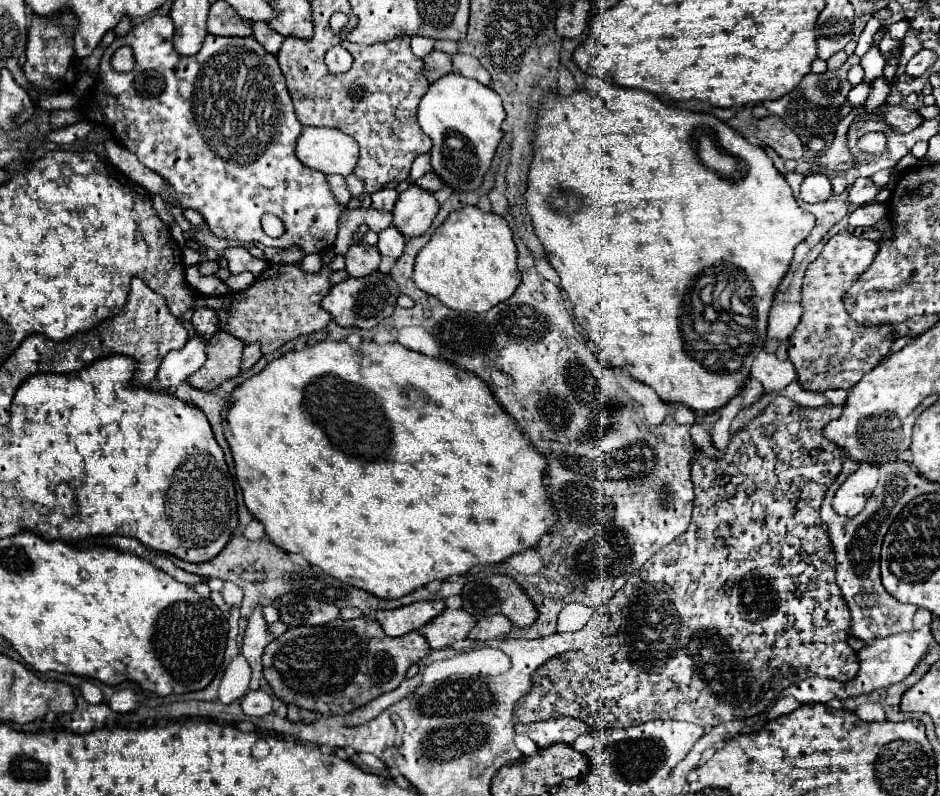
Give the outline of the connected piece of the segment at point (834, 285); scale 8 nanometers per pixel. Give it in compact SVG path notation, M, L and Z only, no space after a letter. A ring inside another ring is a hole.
M844 229L830 237L818 259L808 265L800 301L804 313L788 341L788 355L804 389L820 393L826 389L848 389L856 385L888 353L894 341L890 335L892 329L864 329L856 325L844 309L844 295L848 287L854 285L858 275L870 267L876 251L876 241L854 237Z

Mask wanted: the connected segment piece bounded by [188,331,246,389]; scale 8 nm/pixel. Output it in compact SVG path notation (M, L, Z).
M216 331L208 345L206 363L194 375L190 375L188 381L200 389L216 389L224 379L240 373L244 347L246 345L242 339L224 331Z

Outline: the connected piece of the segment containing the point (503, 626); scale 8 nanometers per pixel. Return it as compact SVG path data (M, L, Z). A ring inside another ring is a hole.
M488 615L476 623L476 627L468 633L468 637L476 641L488 641L500 635L508 635L512 627L514 623L506 615Z

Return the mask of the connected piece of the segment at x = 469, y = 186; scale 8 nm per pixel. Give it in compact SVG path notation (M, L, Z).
M448 73L428 87L418 105L418 123L434 141L430 151L432 169L444 183L452 185L456 191L472 191L480 187L482 177L492 163L494 149L502 139L504 117L506 113L498 93L476 79Z

